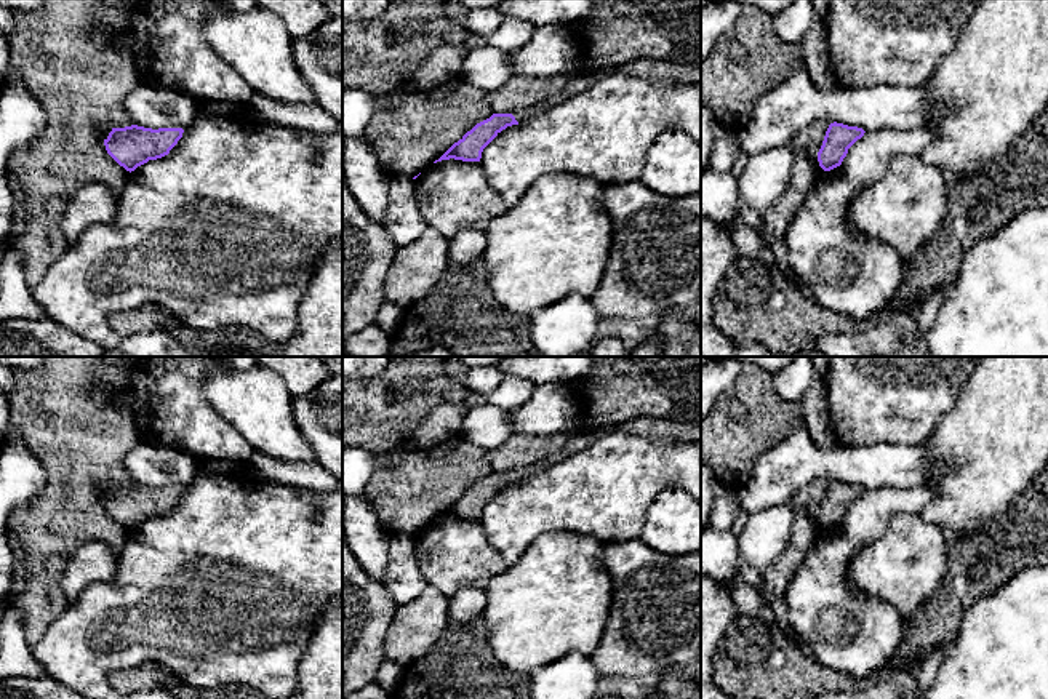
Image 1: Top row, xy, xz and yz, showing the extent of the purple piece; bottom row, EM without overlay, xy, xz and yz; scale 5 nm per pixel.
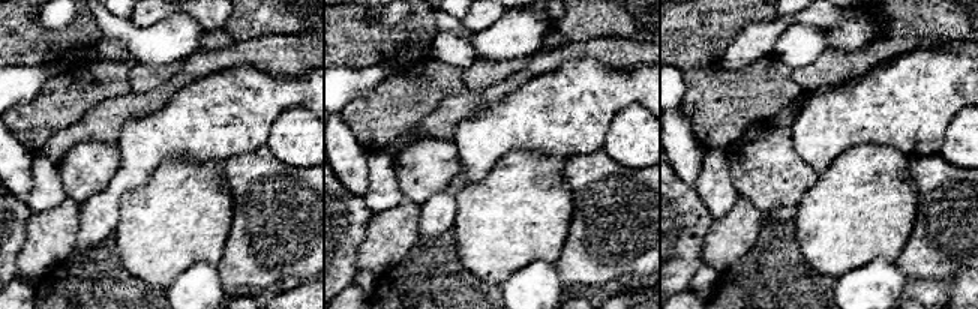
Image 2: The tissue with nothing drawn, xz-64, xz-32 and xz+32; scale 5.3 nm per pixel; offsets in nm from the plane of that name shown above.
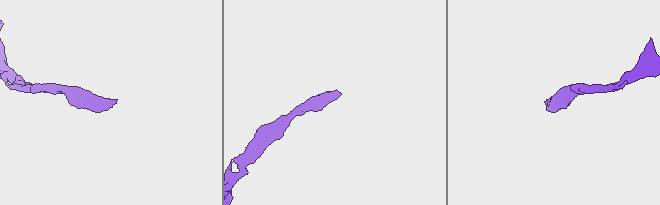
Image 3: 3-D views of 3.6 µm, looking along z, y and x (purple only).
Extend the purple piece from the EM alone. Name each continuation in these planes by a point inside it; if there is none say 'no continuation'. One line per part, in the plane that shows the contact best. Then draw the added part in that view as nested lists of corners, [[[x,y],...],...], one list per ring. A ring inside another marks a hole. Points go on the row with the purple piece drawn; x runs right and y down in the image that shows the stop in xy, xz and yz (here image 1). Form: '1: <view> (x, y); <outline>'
1: xz (650, 69); [[[635,59],[618,67],[597,70],[587,75],[573,78],[560,93],[541,101],[531,107],[518,109],[512,112],[517,122],[528,120],[534,115],[544,114],[557,102],[562,102],[574,94],[579,94],[598,82],[611,77],[613,74],[626,74],[651,82],[670,82],[670,83],[696,83],[701,82],[701,61],[677,62],[669,59]]]

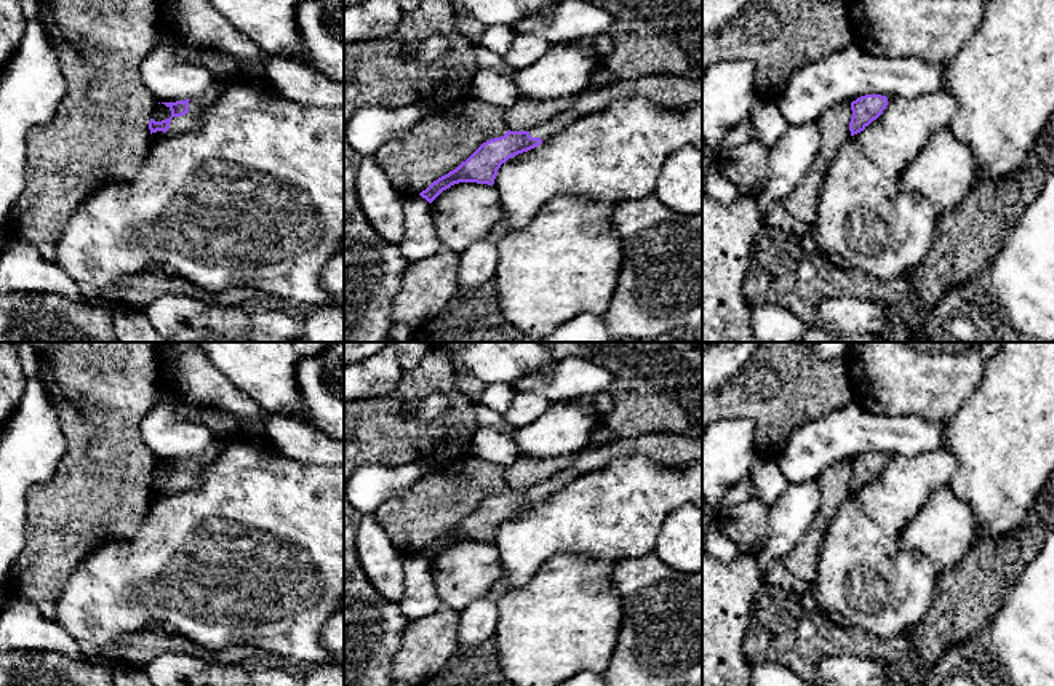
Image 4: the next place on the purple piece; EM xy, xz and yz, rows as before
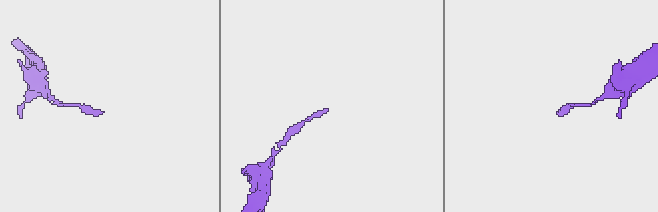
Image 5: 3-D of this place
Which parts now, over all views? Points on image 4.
1: xy (197, 106); [[[214,80],[214,83],[198,98],[192,98],[189,101],[189,112],[182,117],[173,117],[168,134],[186,133],[195,130],[205,110],[218,99],[221,91],[224,90],[224,80]]]

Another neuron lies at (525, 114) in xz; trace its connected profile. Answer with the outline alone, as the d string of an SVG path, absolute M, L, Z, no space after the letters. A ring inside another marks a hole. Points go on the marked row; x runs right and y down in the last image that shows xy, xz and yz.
M576 96L545 101L518 99L512 107L505 109L504 120L510 131L529 131L568 110L574 99Z

